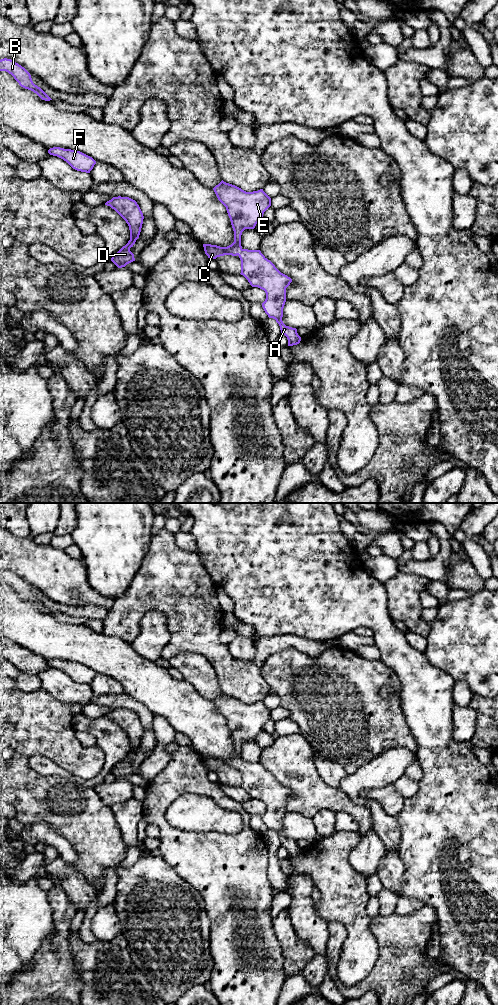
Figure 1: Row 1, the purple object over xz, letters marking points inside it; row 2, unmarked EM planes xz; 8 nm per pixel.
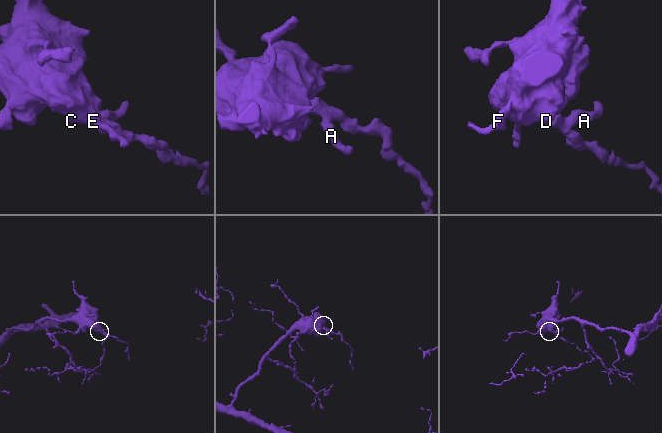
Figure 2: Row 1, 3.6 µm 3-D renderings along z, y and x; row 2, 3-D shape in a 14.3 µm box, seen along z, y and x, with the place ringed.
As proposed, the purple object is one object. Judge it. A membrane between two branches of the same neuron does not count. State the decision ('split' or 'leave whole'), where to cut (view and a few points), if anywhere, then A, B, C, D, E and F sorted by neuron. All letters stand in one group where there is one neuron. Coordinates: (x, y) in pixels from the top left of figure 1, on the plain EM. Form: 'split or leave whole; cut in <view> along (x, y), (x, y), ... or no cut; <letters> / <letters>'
leave whole; no cut; A B C D E F

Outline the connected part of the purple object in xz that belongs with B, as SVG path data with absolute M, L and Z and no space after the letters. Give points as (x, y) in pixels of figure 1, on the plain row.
M7 570L1 571L0 583L11 586L21 599L33 603L42 612L52 612L40 599L33 595L30 585L15 573Z

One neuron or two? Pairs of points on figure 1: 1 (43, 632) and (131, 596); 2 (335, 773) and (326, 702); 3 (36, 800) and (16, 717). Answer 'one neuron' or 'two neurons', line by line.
1: two neurons
2: two neurons
3: two neurons

